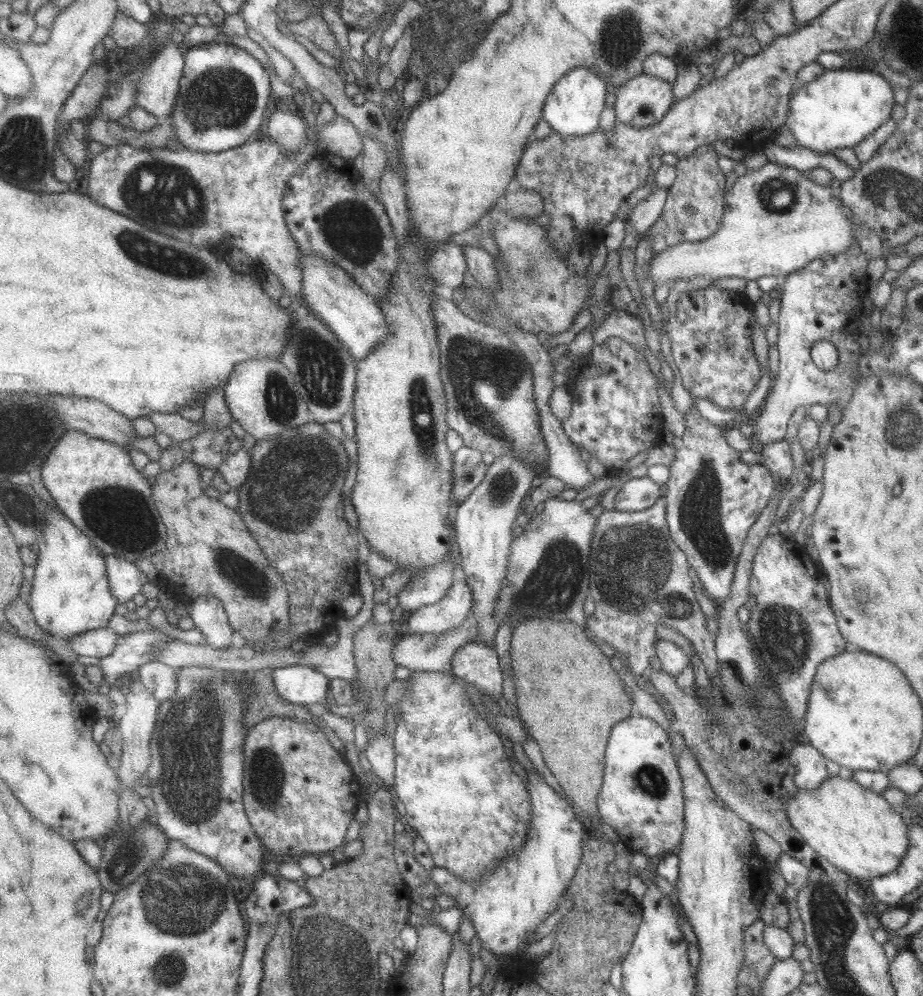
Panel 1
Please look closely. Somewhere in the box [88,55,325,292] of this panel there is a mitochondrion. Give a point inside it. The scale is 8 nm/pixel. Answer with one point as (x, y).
(154, 189)

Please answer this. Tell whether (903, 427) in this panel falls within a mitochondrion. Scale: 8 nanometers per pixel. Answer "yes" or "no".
yes

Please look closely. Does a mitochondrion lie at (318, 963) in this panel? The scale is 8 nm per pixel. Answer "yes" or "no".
yes

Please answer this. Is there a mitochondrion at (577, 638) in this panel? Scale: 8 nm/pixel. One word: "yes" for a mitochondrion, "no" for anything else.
no

